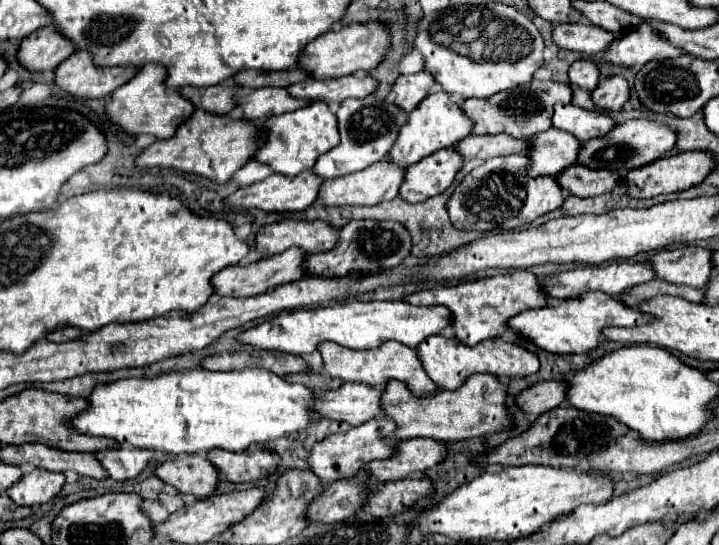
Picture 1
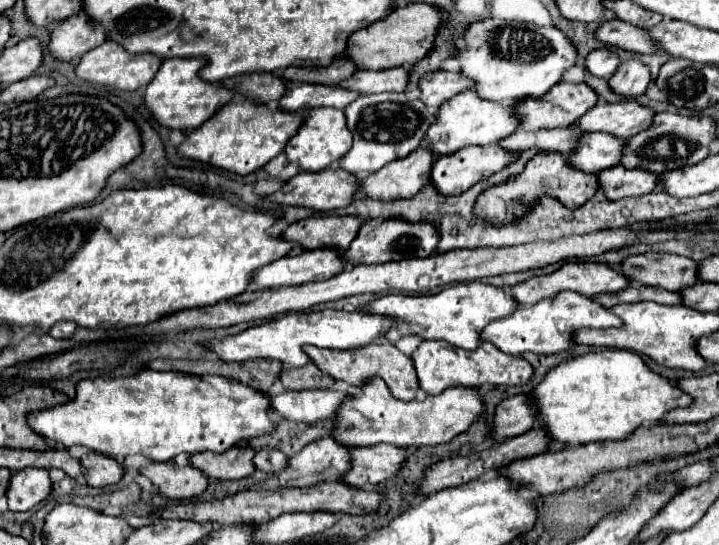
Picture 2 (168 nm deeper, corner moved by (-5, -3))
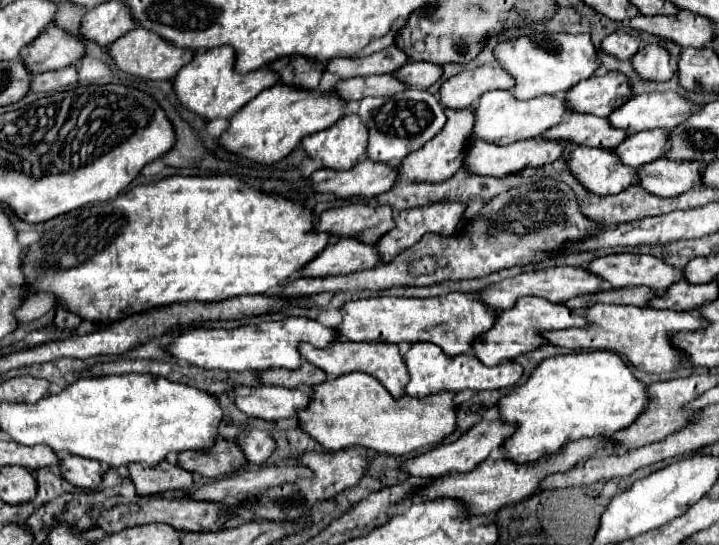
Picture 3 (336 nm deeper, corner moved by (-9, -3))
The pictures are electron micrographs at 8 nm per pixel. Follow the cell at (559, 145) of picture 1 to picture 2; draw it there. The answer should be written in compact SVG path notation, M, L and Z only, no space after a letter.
M586 133L578 145L578 151L572 153L570 163L586 173L598 173L620 165L624 155L626 141L610 133Z

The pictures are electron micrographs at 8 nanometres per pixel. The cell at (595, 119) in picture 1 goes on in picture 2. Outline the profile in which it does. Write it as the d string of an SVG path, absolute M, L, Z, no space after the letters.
M624 99L620 103L600 103L592 107L580 121L582 131L602 131L630 139L640 131L646 131L654 121L654 111L640 105L636 99Z

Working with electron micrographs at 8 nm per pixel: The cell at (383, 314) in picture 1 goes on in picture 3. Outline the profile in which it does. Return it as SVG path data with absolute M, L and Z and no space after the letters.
M284 317L280 321L266 321L260 325L242 325L236 329L190 329L182 333L168 351L174 359L186 359L188 363L202 369L222 369L222 371L246 371L258 369L266 371L272 367L298 369L302 365L302 355L298 353L298 343L308 341L314 347L325 348L338 341L334 327L322 325L308 317Z

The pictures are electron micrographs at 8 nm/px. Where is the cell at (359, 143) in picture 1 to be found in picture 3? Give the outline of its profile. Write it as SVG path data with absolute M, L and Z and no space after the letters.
M406 89L392 97L366 97L360 101L358 117L368 127L366 157L376 163L390 163L394 159L396 165L412 151L422 149L446 123L444 107L424 89Z

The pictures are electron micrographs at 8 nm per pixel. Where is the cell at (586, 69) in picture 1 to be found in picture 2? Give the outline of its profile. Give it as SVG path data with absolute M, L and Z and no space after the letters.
M606 47L604 49L594 49L586 57L586 67L598 77L608 79L616 71L618 65L620 65L620 55L614 49L606 49Z

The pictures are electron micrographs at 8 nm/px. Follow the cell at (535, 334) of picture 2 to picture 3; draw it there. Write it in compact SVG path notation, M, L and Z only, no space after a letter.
M522 297L522 299L518 299L518 303L512 309L500 311L494 327L476 339L472 349L474 349L474 355L478 359L482 359L482 363L498 365L506 359L514 359L522 353L534 351L540 345L544 345L546 343L542 337L544 331L568 329L568 327L586 327L586 325L588 325L588 319L580 311L568 309L562 303L550 303L550 301L540 299L540 297Z

